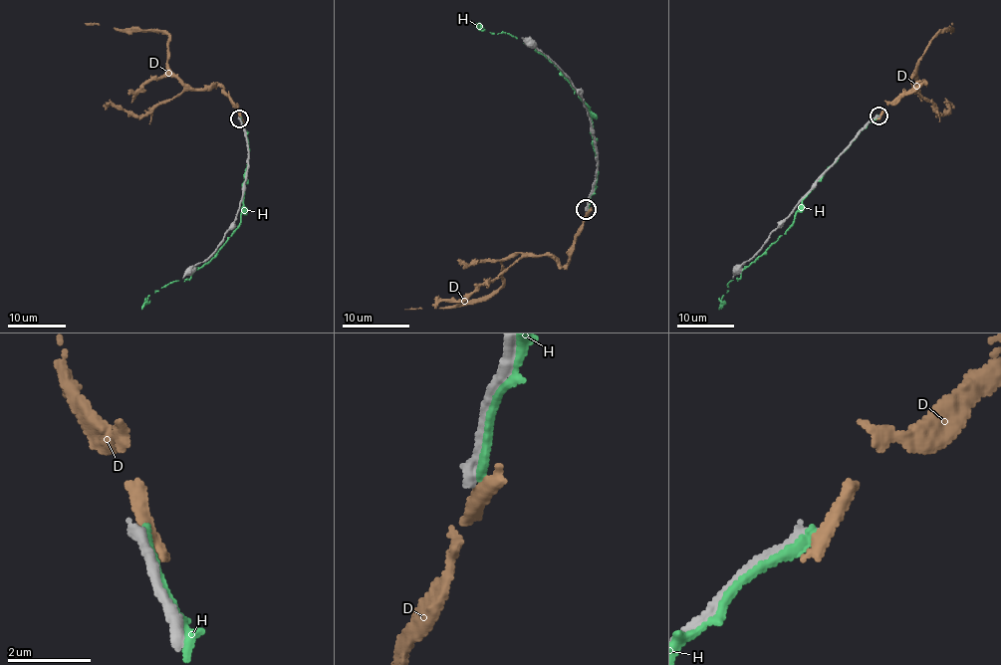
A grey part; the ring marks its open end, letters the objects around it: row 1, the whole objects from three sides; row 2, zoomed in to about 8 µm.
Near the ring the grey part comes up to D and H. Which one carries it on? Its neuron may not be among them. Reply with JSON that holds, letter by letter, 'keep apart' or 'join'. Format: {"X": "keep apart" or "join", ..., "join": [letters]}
{"D": "keep apart", "H": "keep apart", "join": []}

